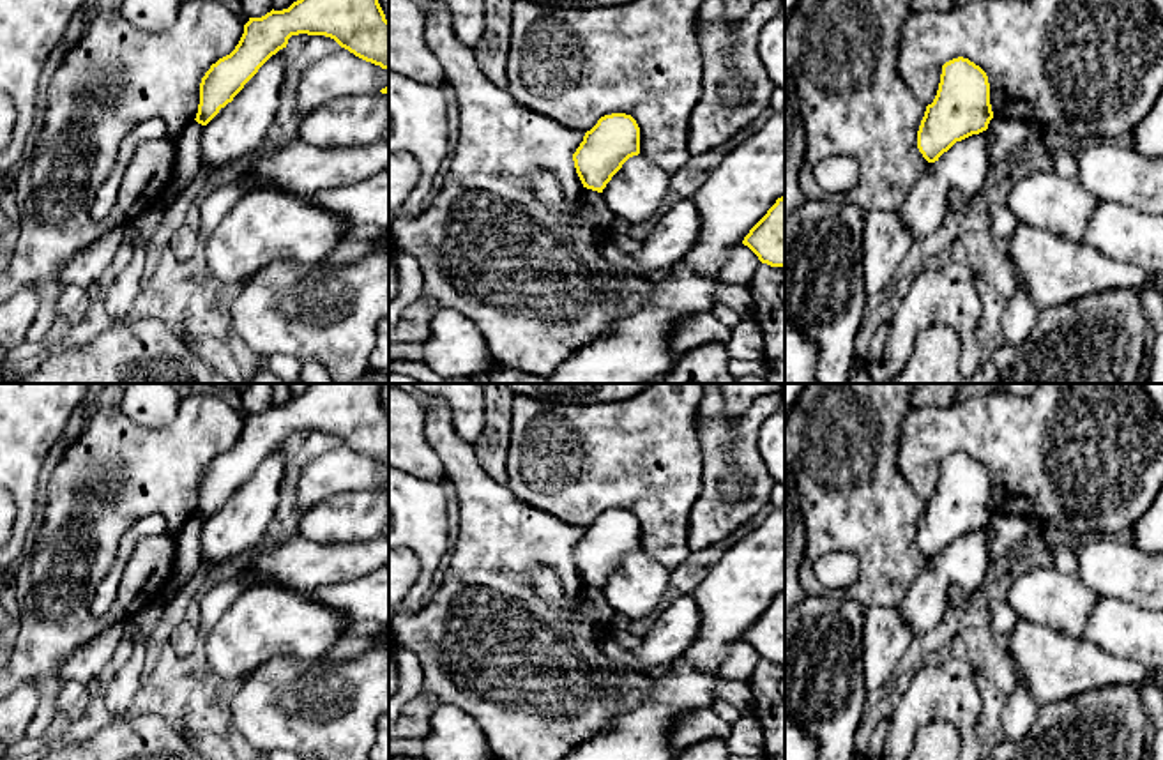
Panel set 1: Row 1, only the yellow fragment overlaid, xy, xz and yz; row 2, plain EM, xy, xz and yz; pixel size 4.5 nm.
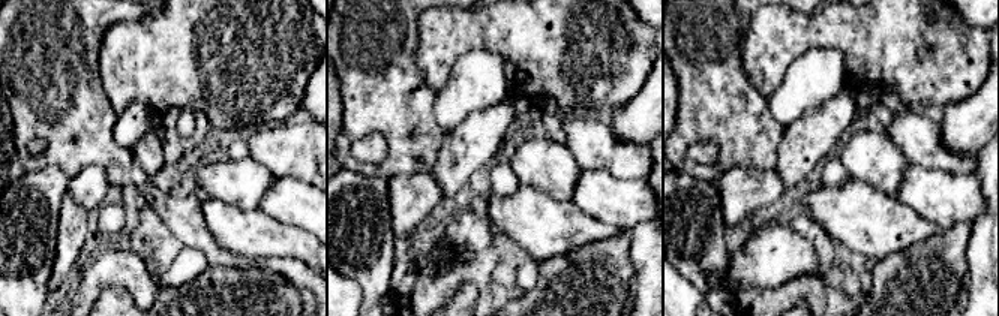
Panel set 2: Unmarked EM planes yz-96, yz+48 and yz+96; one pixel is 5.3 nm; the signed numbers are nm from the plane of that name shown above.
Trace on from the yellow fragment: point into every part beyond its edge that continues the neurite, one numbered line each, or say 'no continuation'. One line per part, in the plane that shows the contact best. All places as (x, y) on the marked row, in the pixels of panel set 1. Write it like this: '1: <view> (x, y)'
no continuation

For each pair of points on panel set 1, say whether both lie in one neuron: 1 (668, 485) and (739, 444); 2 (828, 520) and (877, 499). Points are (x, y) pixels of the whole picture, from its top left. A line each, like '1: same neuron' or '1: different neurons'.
1: different neurons
2: same neuron

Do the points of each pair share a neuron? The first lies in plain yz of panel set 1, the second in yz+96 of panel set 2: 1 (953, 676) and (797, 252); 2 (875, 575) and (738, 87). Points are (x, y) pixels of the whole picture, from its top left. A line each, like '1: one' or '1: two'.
1: two
2: one

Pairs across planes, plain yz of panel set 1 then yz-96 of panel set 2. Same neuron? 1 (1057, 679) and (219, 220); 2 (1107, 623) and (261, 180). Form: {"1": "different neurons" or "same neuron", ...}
{"1": "same neuron", "2": "different neurons"}

